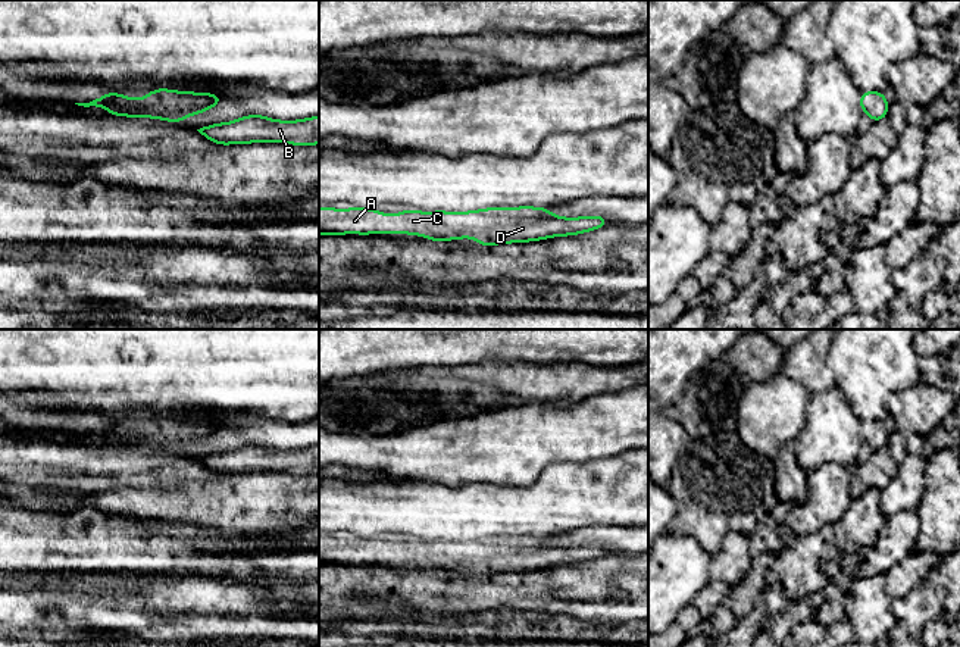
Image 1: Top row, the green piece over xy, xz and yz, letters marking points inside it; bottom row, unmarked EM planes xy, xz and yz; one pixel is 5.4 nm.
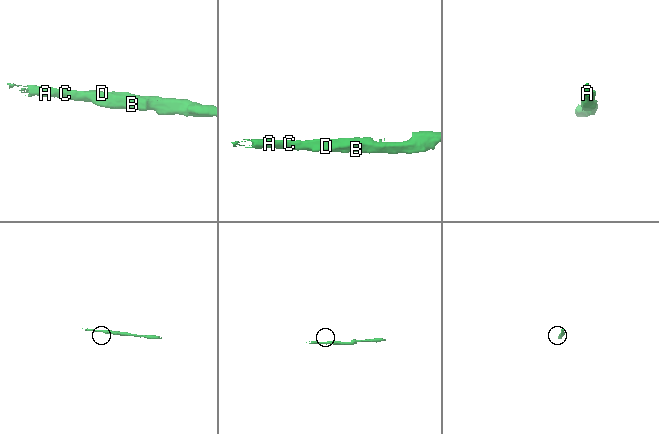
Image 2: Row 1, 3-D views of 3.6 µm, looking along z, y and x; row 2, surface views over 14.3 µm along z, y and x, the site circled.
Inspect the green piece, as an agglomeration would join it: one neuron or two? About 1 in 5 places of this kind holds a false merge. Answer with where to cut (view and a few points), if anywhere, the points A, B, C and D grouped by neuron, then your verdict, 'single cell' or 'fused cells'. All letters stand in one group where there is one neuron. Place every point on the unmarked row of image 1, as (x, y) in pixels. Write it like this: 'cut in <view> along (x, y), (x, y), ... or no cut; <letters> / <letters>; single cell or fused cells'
no cut; A B C D; single cell

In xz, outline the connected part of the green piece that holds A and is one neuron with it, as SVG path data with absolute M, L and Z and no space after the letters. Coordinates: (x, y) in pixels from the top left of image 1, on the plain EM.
M319 537L319 565L412 563L431 571L475 568L481 576L578 565L607 556L604 546L560 547L545 537L487 537L472 541L418 541L384 544L378 538Z

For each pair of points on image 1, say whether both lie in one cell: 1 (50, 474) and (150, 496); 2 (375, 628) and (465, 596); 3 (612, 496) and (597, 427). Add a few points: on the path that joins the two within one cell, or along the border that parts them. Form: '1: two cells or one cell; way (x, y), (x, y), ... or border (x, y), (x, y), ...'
1: two cells; border (147, 487), (112, 485), (93, 493)
2: two cells; border (381, 619), (346, 621)
3: two cells; border (632, 447), (610, 458), (571, 465)

